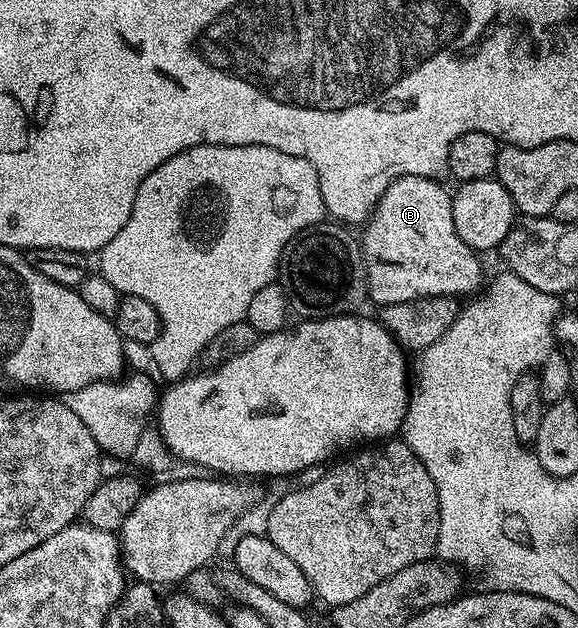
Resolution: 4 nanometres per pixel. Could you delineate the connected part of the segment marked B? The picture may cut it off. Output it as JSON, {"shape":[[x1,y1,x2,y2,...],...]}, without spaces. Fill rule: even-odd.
{"shape":[[429,176,393,180,366,221,366,233,360,236,362,261,366,263,368,296,376,305,412,302,425,296,470,298,483,287,479,253,456,234,451,193,438,184]]}

